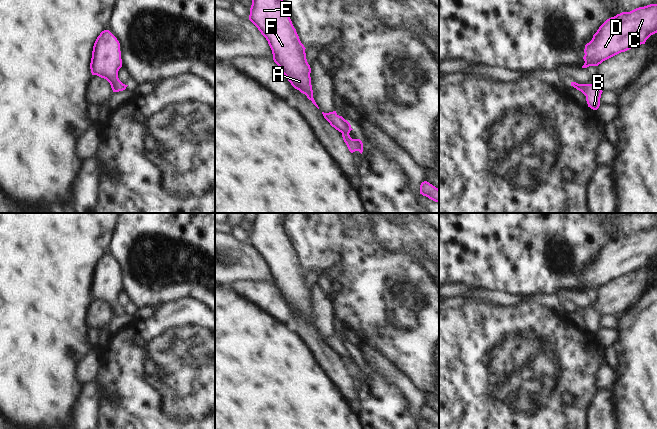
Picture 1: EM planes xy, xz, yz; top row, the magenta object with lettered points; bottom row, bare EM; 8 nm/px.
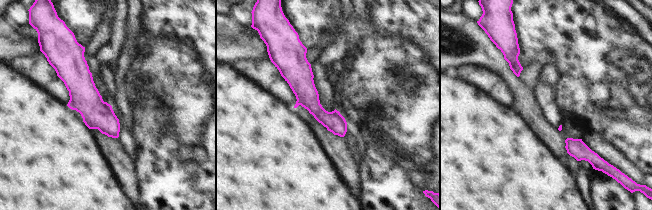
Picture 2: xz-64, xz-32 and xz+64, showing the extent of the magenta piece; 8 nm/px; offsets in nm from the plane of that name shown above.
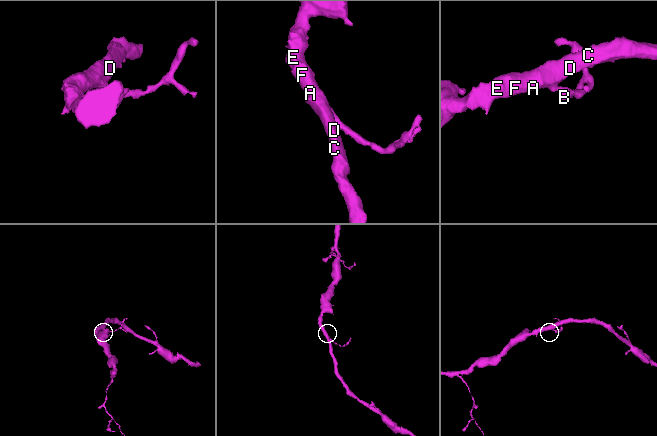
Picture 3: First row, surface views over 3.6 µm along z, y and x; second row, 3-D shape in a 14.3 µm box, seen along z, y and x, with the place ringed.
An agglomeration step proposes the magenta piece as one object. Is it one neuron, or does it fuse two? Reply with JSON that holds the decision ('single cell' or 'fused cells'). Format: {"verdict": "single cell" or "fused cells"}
{"verdict": "single cell"}

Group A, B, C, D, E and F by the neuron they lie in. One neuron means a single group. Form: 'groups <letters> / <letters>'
groups A B C D E F

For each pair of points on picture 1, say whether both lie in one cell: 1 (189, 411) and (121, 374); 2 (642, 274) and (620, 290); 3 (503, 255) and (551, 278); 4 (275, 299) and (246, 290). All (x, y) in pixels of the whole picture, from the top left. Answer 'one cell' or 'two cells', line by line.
1: one cell
2: one cell
3: one cell
4: one cell

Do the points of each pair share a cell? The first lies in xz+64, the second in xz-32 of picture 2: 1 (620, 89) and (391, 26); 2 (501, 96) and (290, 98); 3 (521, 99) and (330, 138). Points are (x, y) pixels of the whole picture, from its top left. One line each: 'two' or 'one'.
1: two
2: one
3: one

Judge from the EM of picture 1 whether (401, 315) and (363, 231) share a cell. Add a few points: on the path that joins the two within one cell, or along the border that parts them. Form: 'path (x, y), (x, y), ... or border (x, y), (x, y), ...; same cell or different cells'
path (382, 294), (377, 289), (364, 265), (363, 252); same cell

